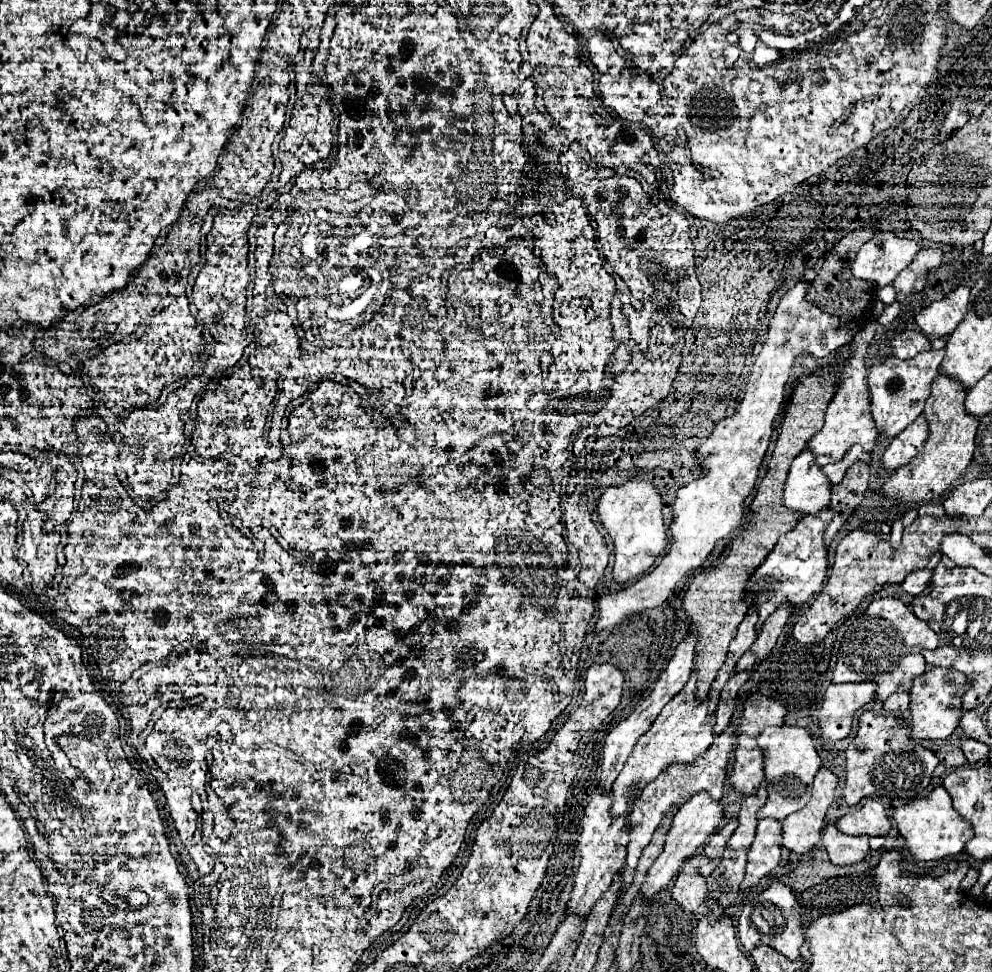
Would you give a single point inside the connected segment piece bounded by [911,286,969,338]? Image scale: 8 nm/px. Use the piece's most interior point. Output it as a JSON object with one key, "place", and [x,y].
{"place":[940,318]}

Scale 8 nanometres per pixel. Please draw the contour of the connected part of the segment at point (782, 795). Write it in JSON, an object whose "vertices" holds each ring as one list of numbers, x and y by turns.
{"vertices":[[797,726,767,728,765,734,759,736,759,748,765,756,765,782,769,798,757,812,757,818,773,818,781,822,809,802,815,772,821,768,821,758,813,746,811,734]]}

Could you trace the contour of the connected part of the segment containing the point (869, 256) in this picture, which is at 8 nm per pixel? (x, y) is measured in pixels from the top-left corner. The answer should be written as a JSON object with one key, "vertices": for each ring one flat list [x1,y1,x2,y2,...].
{"vertices":[[877,232,867,244,861,246,853,262,853,276,883,288,891,284,909,262,917,256,921,244,905,238,897,238,893,232]]}

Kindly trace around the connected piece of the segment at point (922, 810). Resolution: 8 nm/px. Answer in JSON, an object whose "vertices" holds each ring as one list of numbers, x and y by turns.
{"vertices":[[937,786,929,796,919,798,915,802,909,802,907,806,901,806,893,814,899,834,907,842,907,850,917,860,939,860,945,856,961,854,965,844,973,838,973,828,965,818,959,818,959,814,953,810,953,802,949,792,943,786]]}

